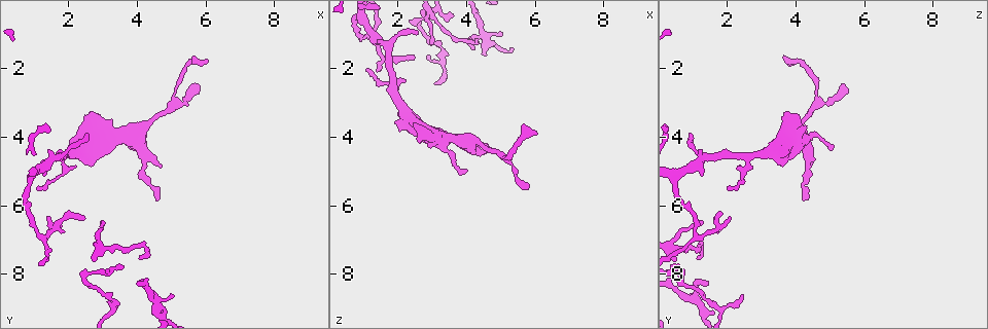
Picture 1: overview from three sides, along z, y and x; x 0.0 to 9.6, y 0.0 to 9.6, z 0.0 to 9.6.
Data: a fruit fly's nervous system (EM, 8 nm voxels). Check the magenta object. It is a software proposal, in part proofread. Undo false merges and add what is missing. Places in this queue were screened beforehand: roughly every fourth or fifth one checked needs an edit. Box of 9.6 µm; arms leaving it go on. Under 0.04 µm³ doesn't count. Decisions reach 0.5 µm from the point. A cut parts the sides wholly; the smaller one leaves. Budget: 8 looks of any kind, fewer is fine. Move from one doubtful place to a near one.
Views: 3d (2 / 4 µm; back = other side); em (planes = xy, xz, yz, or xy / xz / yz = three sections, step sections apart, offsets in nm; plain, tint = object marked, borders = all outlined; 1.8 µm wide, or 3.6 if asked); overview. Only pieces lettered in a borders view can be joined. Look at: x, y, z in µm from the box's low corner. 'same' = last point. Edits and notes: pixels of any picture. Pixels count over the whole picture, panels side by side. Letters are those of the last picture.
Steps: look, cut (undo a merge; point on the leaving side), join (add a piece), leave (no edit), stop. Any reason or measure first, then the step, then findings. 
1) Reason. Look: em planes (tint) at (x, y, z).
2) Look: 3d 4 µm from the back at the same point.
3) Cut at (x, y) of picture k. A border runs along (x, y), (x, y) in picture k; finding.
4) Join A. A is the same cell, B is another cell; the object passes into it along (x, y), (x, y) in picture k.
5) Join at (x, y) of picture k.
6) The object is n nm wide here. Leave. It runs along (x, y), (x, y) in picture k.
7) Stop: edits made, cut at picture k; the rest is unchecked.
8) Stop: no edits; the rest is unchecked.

Branch stops here. Look: em planes (borders) at (5.65, 1.70, 3.60).

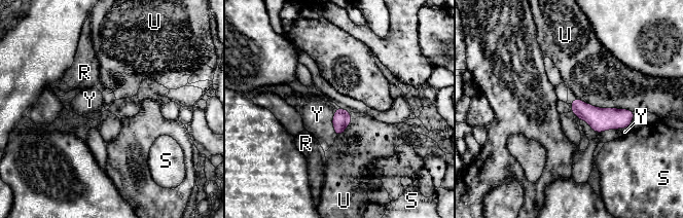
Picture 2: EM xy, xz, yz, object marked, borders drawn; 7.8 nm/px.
Leave. R, S, U and Y are other cells; a border runs along (336, 109), (332, 118), (335, 135) in picture 2; none of them fits.

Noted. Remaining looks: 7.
Look: em planes (plain) at (4.65, 4.90, 4.35).

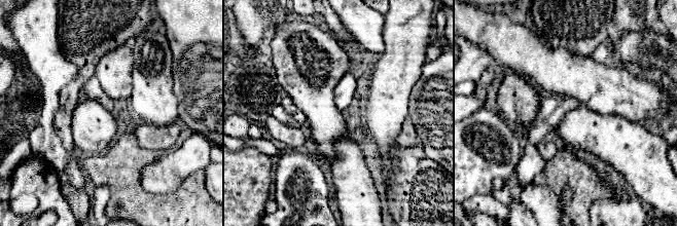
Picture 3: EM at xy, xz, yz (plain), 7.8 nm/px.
Look: em planes (tint) at the same point.

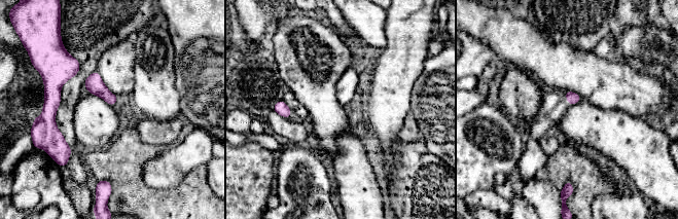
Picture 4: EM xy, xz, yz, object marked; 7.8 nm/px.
What lies round it. Look: em planes (borders) at the same point.

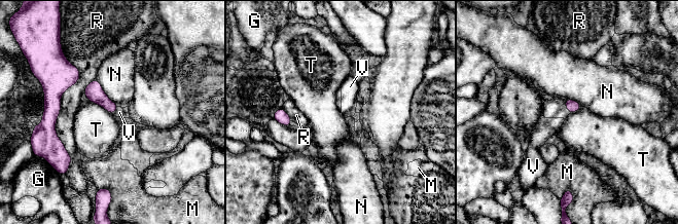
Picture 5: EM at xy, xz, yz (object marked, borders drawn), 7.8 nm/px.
Join V. V is the same cell, G, M, N, R and T are other cells; the object passes into it along (94, 91), (116, 109), (119, 112) in picture 5; it goes on there.

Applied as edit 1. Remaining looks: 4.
Redraw. Look: overview.

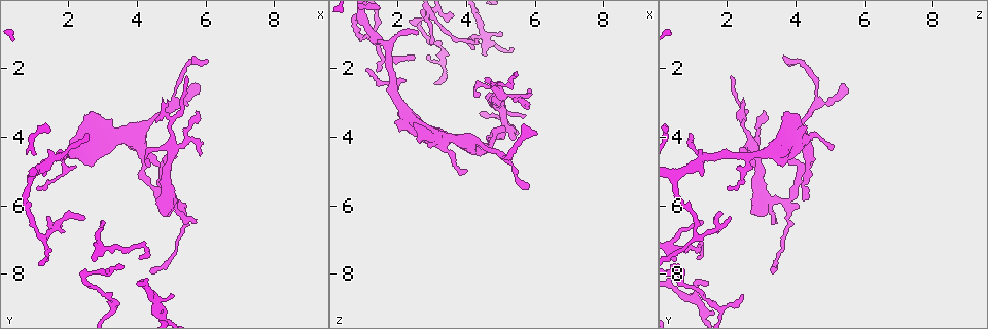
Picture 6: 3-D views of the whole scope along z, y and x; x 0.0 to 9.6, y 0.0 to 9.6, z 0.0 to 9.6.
Look: em yz step 4 (tint) at (1.15, 5.50, 1.95).

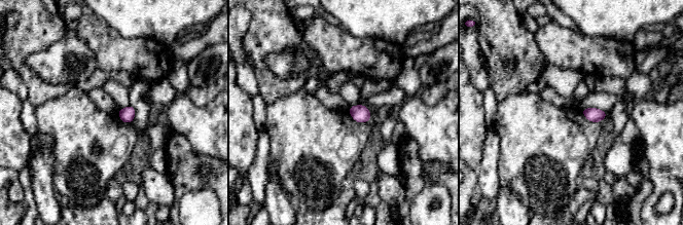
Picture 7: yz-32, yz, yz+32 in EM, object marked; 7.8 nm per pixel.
Another direction. Look: em planes (borders) at the same point.

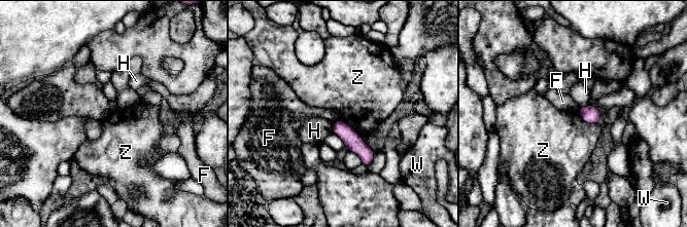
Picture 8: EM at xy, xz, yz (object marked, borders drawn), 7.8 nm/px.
The longest contact is with Z, 200 nm. Leave. F, H, W and Z are other cells; none of them fits.

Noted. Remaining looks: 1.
Stop: edits made, join at picture 5; the rest is unchecked.

